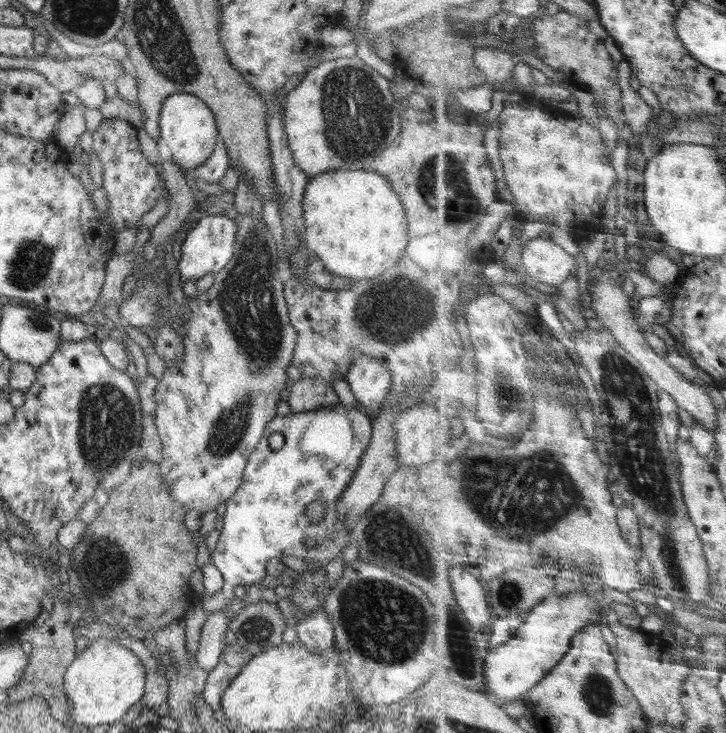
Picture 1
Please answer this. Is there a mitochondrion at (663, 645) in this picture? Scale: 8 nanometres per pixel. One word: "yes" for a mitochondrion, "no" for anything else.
no

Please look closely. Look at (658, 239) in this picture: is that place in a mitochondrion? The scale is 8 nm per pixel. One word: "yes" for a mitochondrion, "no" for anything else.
no

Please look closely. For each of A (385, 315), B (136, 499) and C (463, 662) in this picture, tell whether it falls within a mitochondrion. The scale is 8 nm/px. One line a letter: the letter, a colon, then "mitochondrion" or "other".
A: mitochondrion
B: other
C: mitochondrion

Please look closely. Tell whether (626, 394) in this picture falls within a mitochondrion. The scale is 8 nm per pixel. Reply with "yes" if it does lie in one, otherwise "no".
yes

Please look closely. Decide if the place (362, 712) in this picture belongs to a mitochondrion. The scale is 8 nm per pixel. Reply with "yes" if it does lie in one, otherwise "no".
no

